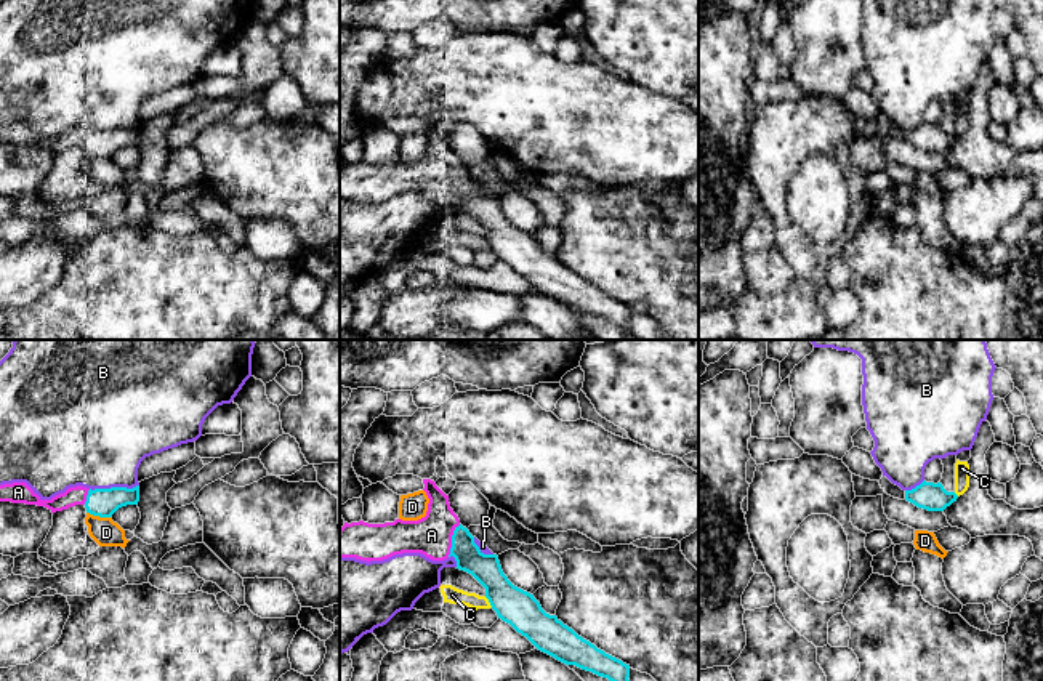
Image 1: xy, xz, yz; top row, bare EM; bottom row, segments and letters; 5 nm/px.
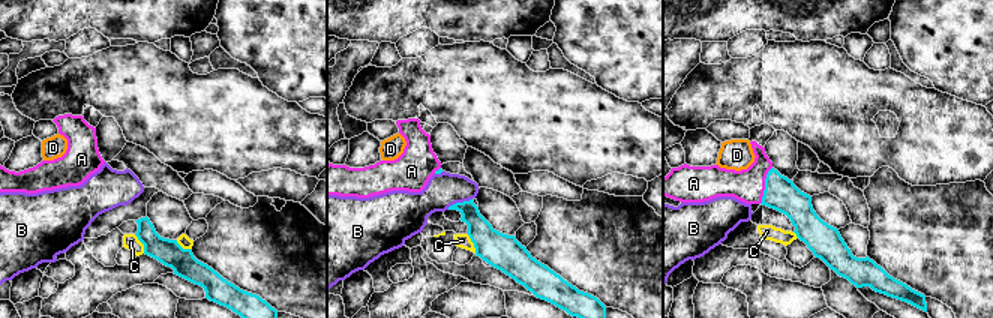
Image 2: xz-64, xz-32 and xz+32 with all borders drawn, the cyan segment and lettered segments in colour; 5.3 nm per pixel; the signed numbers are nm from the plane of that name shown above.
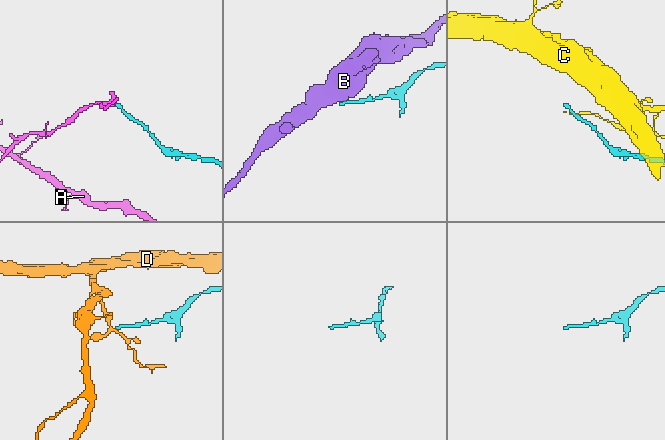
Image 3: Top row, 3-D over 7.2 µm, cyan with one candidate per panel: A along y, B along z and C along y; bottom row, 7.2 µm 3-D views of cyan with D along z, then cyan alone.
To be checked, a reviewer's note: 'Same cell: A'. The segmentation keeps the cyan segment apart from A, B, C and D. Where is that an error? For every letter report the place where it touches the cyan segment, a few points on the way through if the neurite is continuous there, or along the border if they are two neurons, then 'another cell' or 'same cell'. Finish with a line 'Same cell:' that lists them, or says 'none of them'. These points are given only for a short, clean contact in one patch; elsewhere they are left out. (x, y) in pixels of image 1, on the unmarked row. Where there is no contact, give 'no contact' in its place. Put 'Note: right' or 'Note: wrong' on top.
Note: right
A: xz (452, 181) | same cell
B: xy (114, 128) | along xy (138, 125), (132, 128), (90, 130) | another cell
C: xz (489, 242) | along xz (484, 237), (492, 247) | another cell
D: xy (98, 156) | another cell
Same cell: A

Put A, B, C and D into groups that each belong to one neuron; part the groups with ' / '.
A / B / C / D

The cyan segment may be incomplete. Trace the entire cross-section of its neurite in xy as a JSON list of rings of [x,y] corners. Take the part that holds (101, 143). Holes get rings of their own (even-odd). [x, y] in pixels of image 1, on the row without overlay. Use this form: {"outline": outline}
{"outline": [[[13,123],[0,127],[0,143],[45,147],[51,154],[83,146],[87,154],[93,157],[111,159],[122,147],[138,146],[139,127],[133,130],[111,128],[95,131],[77,127],[51,141],[42,141],[26,123]]]}

